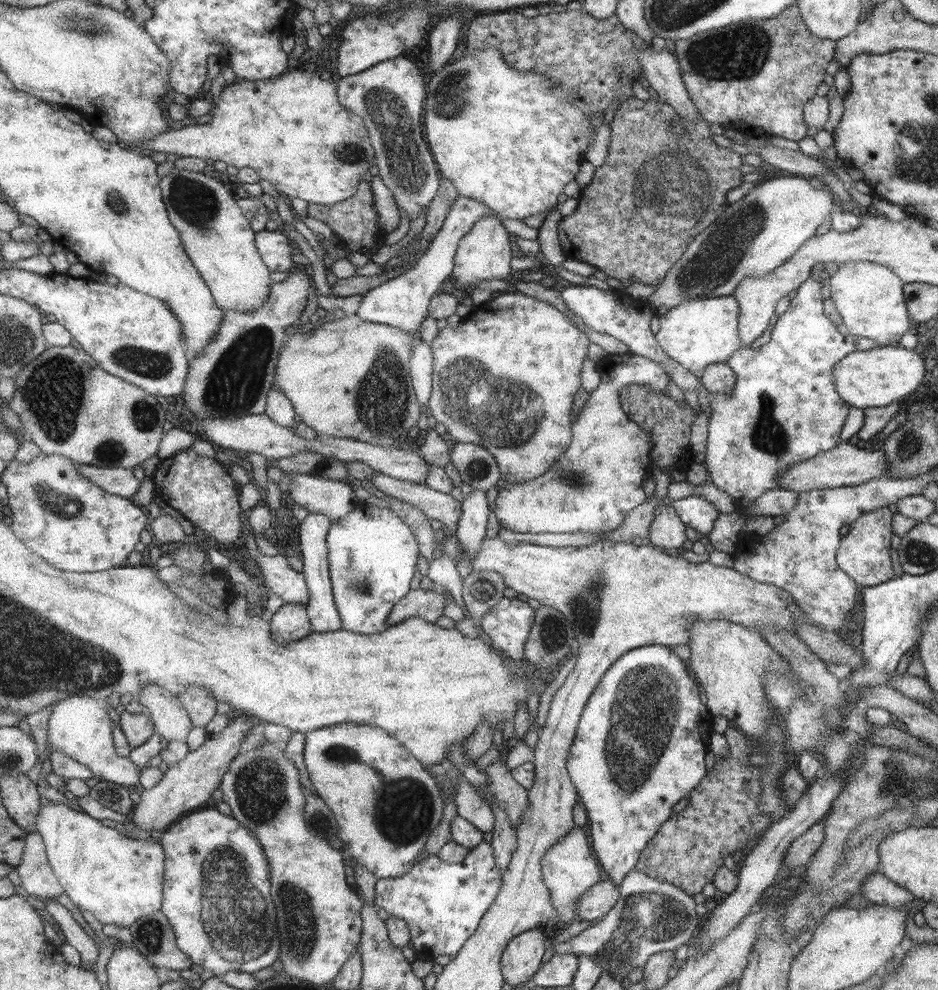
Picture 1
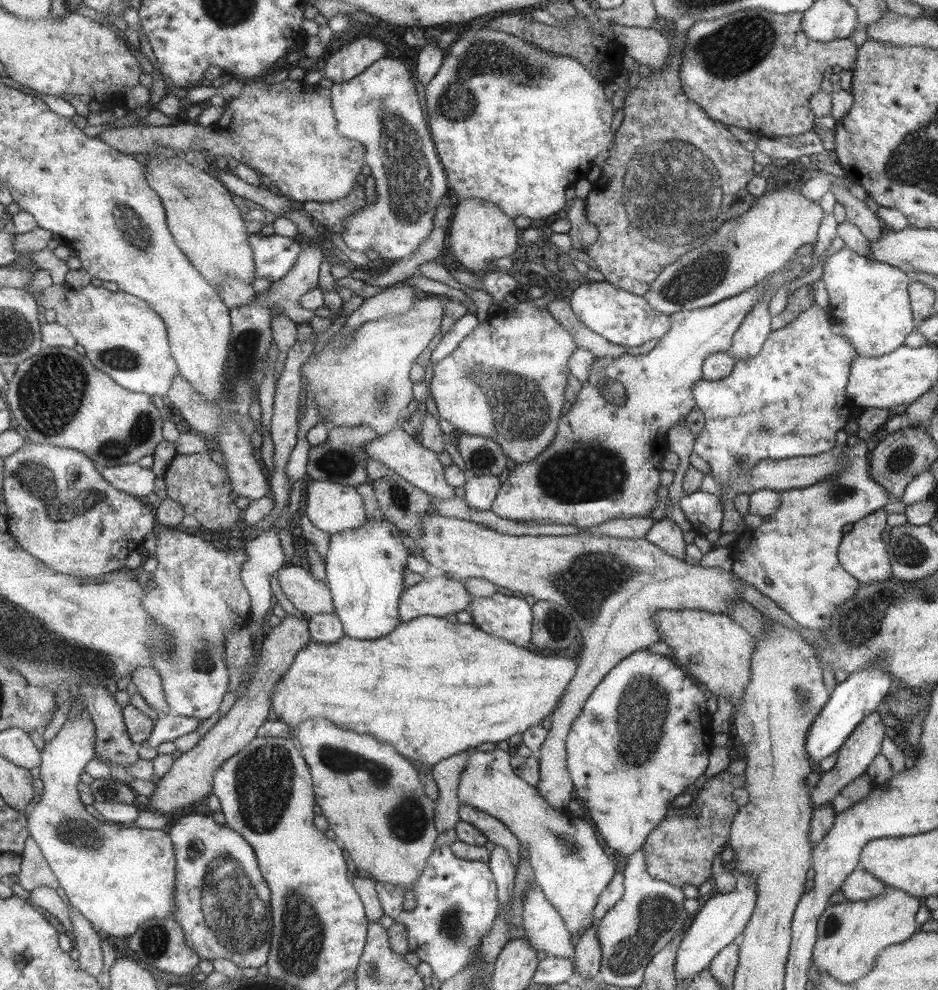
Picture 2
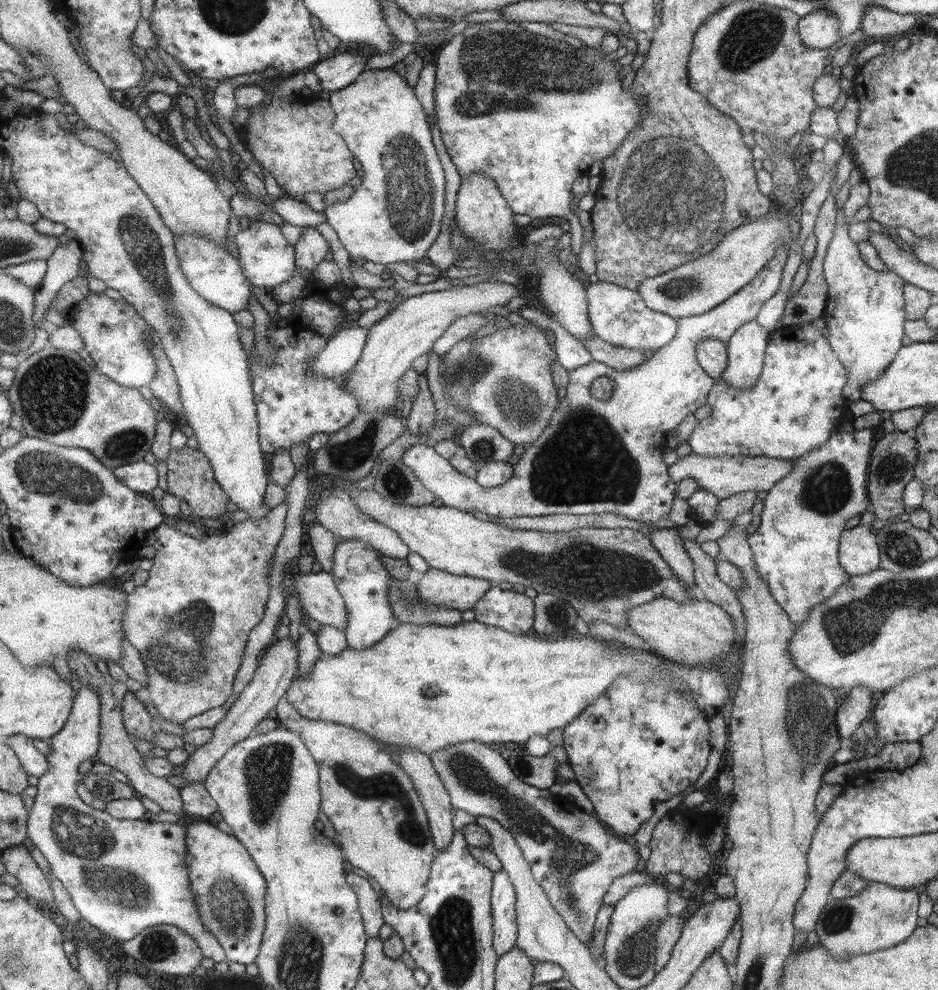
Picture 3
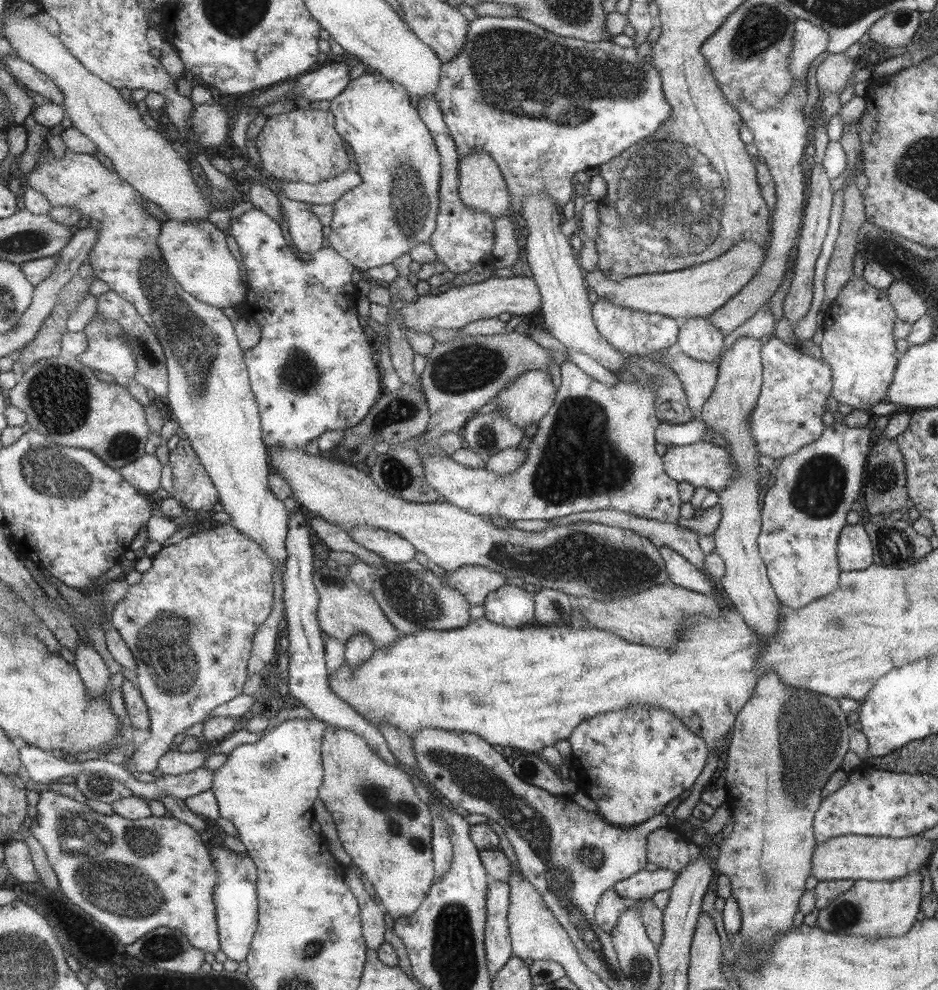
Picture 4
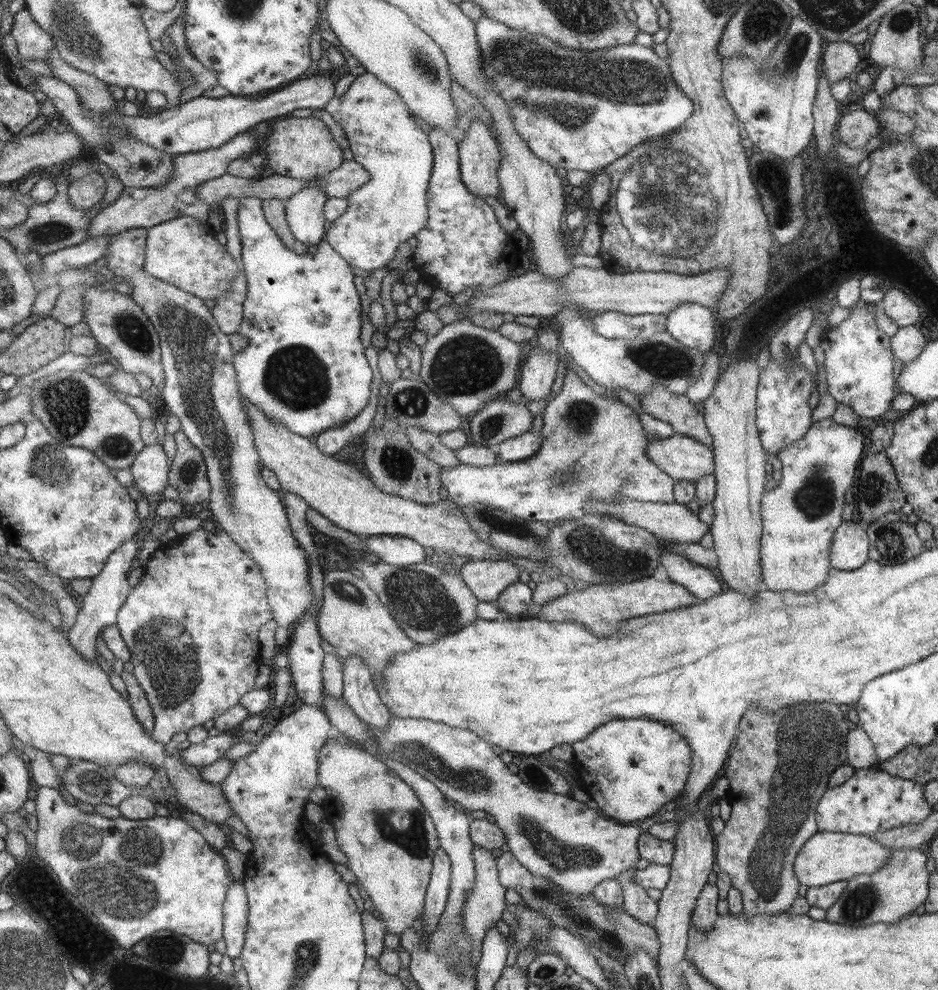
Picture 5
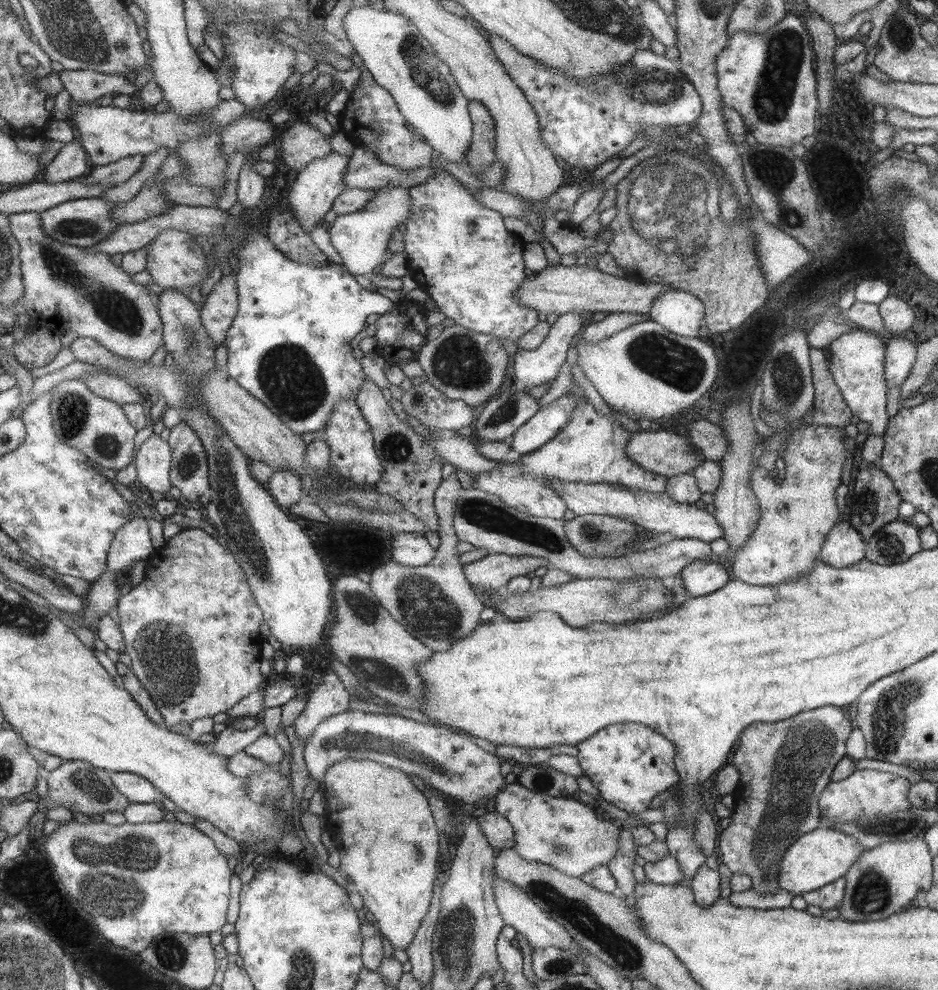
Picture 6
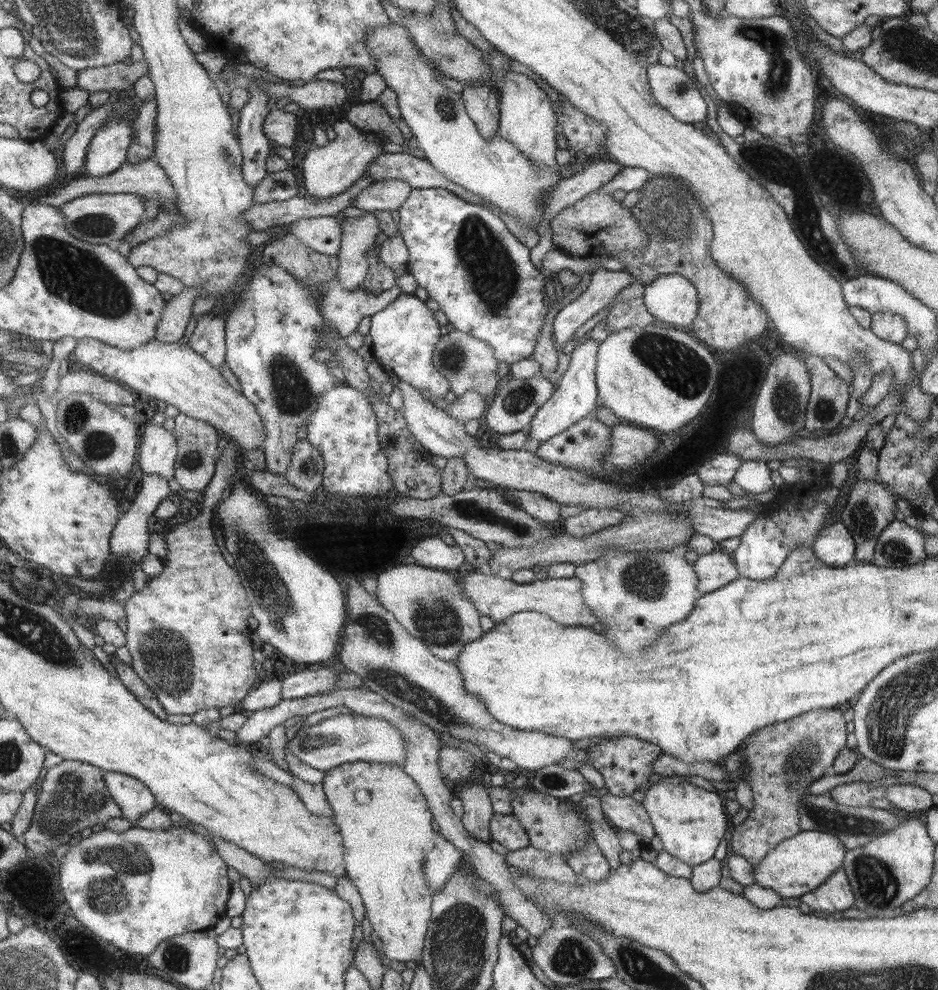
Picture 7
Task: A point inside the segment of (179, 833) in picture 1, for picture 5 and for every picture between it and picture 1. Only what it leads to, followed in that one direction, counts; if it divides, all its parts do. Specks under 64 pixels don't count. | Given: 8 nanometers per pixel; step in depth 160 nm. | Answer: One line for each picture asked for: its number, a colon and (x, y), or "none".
2: (223, 903)
3: (229, 887)
4: (237, 898)
5: (236, 916)

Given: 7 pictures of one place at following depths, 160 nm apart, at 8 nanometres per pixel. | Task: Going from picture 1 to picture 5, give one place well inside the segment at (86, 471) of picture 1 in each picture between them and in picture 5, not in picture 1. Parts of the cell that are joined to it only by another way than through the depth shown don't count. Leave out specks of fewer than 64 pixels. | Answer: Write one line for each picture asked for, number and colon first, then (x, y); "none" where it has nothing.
2: (140, 482)
3: (142, 477)
4: (145, 474)
5: (151, 471)

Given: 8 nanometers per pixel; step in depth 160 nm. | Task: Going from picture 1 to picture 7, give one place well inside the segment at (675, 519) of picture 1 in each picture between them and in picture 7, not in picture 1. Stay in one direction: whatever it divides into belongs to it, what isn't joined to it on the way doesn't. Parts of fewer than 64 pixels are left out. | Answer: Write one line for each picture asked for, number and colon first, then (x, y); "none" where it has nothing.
2: (665, 534)
3: (666, 541)
4: (681, 573)
5: (700, 582)
6: (699, 579)
7: (714, 570)

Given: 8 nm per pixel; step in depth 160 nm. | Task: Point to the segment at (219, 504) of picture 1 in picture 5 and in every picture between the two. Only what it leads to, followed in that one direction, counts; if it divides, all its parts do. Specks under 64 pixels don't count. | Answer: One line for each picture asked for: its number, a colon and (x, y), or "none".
2: (203, 487)
3: (191, 476)
4: (194, 487)
5: (188, 473)

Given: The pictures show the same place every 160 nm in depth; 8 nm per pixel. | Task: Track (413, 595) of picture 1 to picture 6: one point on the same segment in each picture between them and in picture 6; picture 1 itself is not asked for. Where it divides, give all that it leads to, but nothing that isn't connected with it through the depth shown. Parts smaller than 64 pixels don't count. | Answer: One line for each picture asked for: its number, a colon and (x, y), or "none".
2: (436, 596)
3: (435, 587)
4: (475, 582)
5: (486, 579)
6: (492, 571)

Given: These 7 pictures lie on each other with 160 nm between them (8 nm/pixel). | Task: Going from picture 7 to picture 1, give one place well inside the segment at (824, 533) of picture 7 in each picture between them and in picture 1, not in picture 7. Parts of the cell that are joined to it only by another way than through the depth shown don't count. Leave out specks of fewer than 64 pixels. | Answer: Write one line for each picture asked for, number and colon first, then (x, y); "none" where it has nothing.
1: (864, 551)
2: (862, 554)
3: (859, 553)
4: (855, 552)
5: (849, 550)
6: (844, 546)

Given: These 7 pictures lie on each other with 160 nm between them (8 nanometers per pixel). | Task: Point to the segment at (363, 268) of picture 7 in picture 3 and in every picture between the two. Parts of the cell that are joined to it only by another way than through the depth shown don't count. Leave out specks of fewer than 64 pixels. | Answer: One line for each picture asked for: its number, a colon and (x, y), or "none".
3: (393, 215)
4: (394, 207)
5: (391, 207)
6: (361, 238)

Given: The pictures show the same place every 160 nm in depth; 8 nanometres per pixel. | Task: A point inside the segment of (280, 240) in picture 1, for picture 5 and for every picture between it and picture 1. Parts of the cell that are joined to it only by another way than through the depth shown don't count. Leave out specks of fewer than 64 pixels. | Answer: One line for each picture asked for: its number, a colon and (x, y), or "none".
2: (275, 254)
3: (267, 258)
4: (311, 371)
5: (303, 366)

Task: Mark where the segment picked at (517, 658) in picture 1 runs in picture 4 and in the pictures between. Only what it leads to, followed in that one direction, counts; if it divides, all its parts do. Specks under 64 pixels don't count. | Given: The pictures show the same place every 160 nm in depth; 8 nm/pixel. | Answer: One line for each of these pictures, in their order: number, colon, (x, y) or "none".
2: (508, 617)
3: (511, 612)
4: (508, 606)

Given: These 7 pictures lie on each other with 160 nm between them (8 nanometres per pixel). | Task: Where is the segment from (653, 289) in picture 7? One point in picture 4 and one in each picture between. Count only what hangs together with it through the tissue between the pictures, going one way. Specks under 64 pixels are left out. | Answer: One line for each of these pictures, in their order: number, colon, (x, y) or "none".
4: (697, 338)
5: (692, 325)
6: (678, 312)

